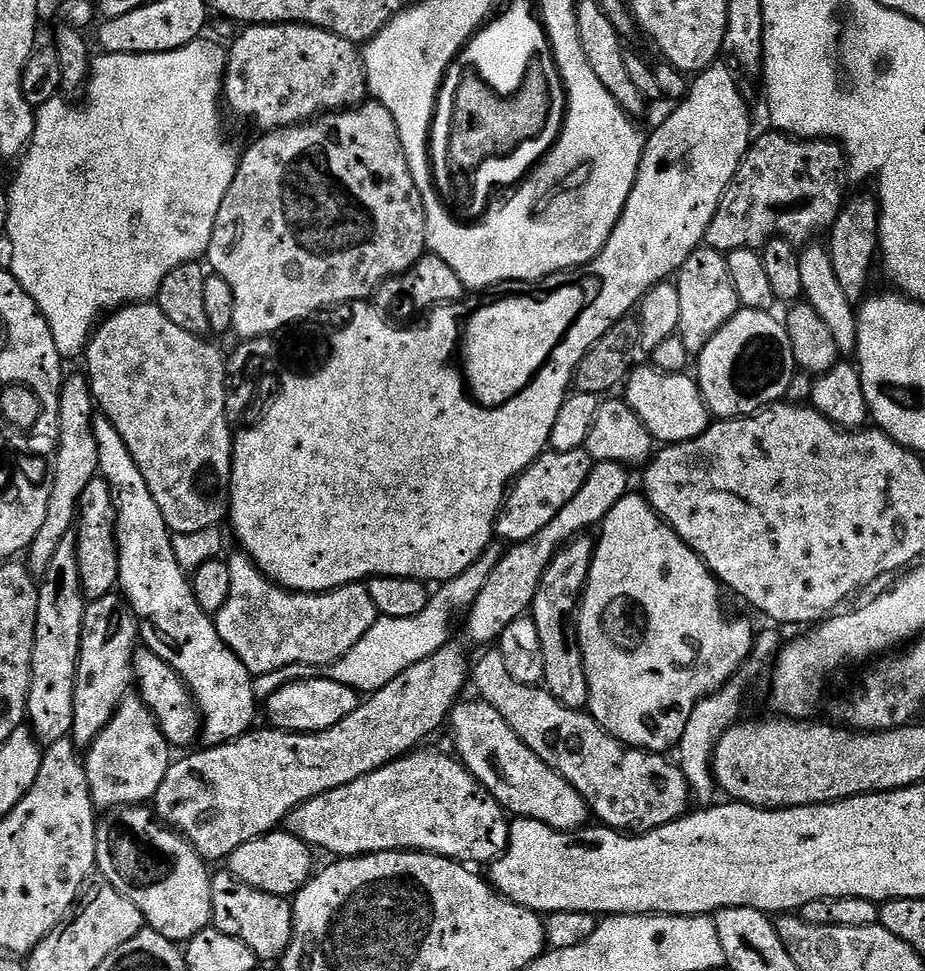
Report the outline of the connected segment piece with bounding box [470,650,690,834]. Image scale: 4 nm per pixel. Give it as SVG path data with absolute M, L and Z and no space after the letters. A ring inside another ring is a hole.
M499 650L485 652L488 653L470 668L470 680L473 685L476 683L476 688L480 691L479 699L498 710L506 726L510 726L510 730L514 730L514 734L518 734L518 738L526 742L526 746L530 746L530 750L534 750L534 754L546 762L546 766L555 768L558 775L566 778L566 782L570 782L570 786L582 794L588 803L589 813L595 819L597 816L601 825L625 834L643 834L666 826L689 811L690 789L679 763L672 761L671 764L669 757L664 754L626 750L625 745L615 740L587 711L562 706L543 686L518 682L510 675L510 670L506 670L506 661Z

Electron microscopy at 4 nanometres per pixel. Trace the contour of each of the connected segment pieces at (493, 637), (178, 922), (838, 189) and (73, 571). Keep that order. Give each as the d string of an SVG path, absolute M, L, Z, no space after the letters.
M607 460L601 464L593 463L590 478L586 478L586 482L582 482L582 490L578 490L578 494L574 494L574 498L570 498L570 502L566 502L566 506L562 506L562 510L558 510L558 514L554 514L554 519L546 522L546 526L542 526L542 530L538 530L538 534L534 534L534 538L526 538L521 544L511 545L507 549L509 552L505 551L501 555L498 566L494 566L490 578L486 578L486 586L482 586L482 594L478 594L472 607L467 609L468 629L465 630L464 636L470 643L488 644L484 646L495 645L500 639L502 630L506 630L506 626L510 626L510 622L514 622L531 609L534 594L538 594L538 582L542 582L542 574L546 570L546 566L552 561L554 554L558 554L560 547L571 542L575 536L583 536L592 530L588 528L594 527L593 529L595 529L597 526L603 525L610 510L614 510L614 506L618 506L622 497L629 495L628 472L629 469L618 462Z
M151 807L109 808L97 819L96 872L110 886L114 886L118 894L130 898L130 902L138 906L145 925L162 934L162 938L173 942L187 942L211 925L210 886L213 873L208 872L207 867L209 868L209 865L204 857L199 856L195 847L179 832L161 824Z
M767 130L748 145L748 153L742 158L730 186L718 202L718 210L704 235L707 247L725 254L734 250L763 249L770 240L788 240L797 246L815 241L816 236L827 233L834 226L838 214L844 209L844 191L850 185L848 158L835 140L806 140L779 130Z
M75 535L62 538L50 566L38 584L38 622L34 634L32 681L28 695L27 723L41 745L67 740L74 726L74 686L82 642L82 618L86 601L78 574Z

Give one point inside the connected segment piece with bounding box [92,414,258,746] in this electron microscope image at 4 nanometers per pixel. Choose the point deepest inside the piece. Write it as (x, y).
(171, 624)

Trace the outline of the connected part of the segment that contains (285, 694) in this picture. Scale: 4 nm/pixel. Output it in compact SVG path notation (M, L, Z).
M313 676L310 679L299 680L275 691L264 702L267 723L275 731L316 733L333 728L343 718L349 717L362 703L360 694L356 689L342 686L327 676Z

